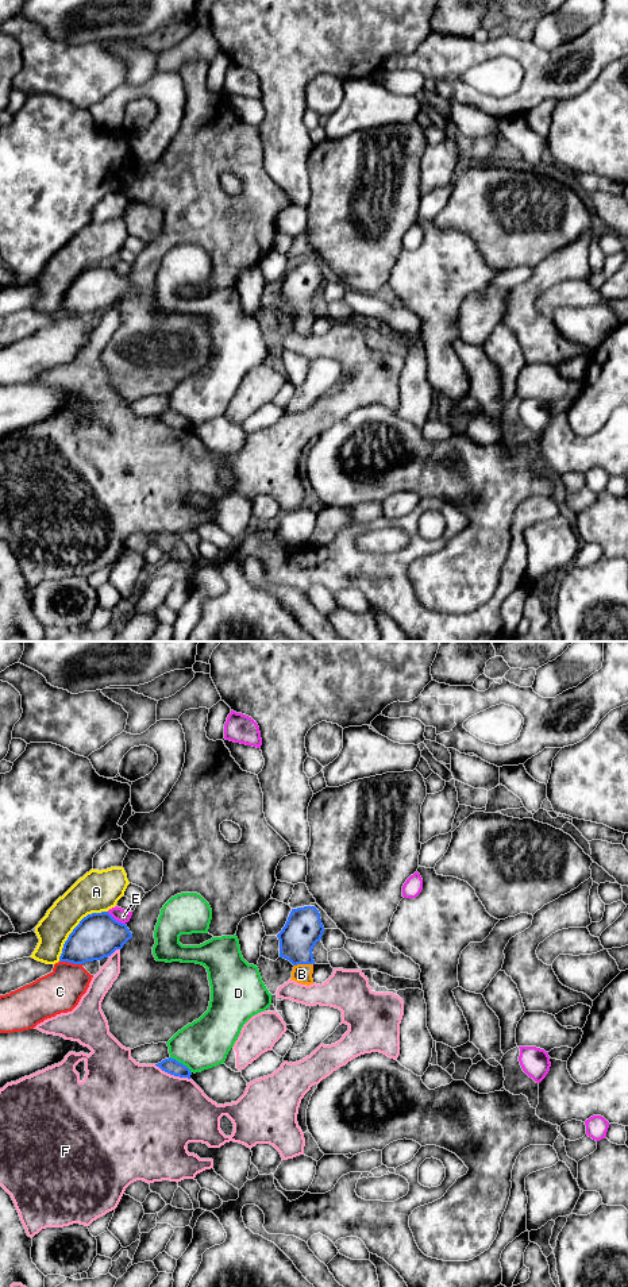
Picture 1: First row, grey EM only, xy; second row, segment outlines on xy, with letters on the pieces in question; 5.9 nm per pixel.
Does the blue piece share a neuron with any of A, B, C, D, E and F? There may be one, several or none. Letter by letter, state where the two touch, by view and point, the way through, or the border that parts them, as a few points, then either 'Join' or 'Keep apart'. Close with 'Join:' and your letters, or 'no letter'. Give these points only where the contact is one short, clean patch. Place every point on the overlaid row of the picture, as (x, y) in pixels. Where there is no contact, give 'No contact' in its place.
A: Touches blue at xy (74, 928). Keep apart
B: Touches blue at xy (303, 963). Path across: xy (303, 929), (303, 963), (301, 974). Join
C: Touches blue at xy (70, 962). Boundary: xy (60, 960), (81, 964). Keep apart
D: Touches blue at xy (181, 1063). Keep apart
E: Touches blue at xy (115, 920). Keep apart
F: Touches blue at xy (172, 1074). Keep apart
Join: B

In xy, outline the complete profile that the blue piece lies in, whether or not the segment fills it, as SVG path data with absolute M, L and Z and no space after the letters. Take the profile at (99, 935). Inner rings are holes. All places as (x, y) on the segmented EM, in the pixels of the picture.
M108 912L84 917L63 944L59 962L84 964L111 956L132 937L126 924Z

